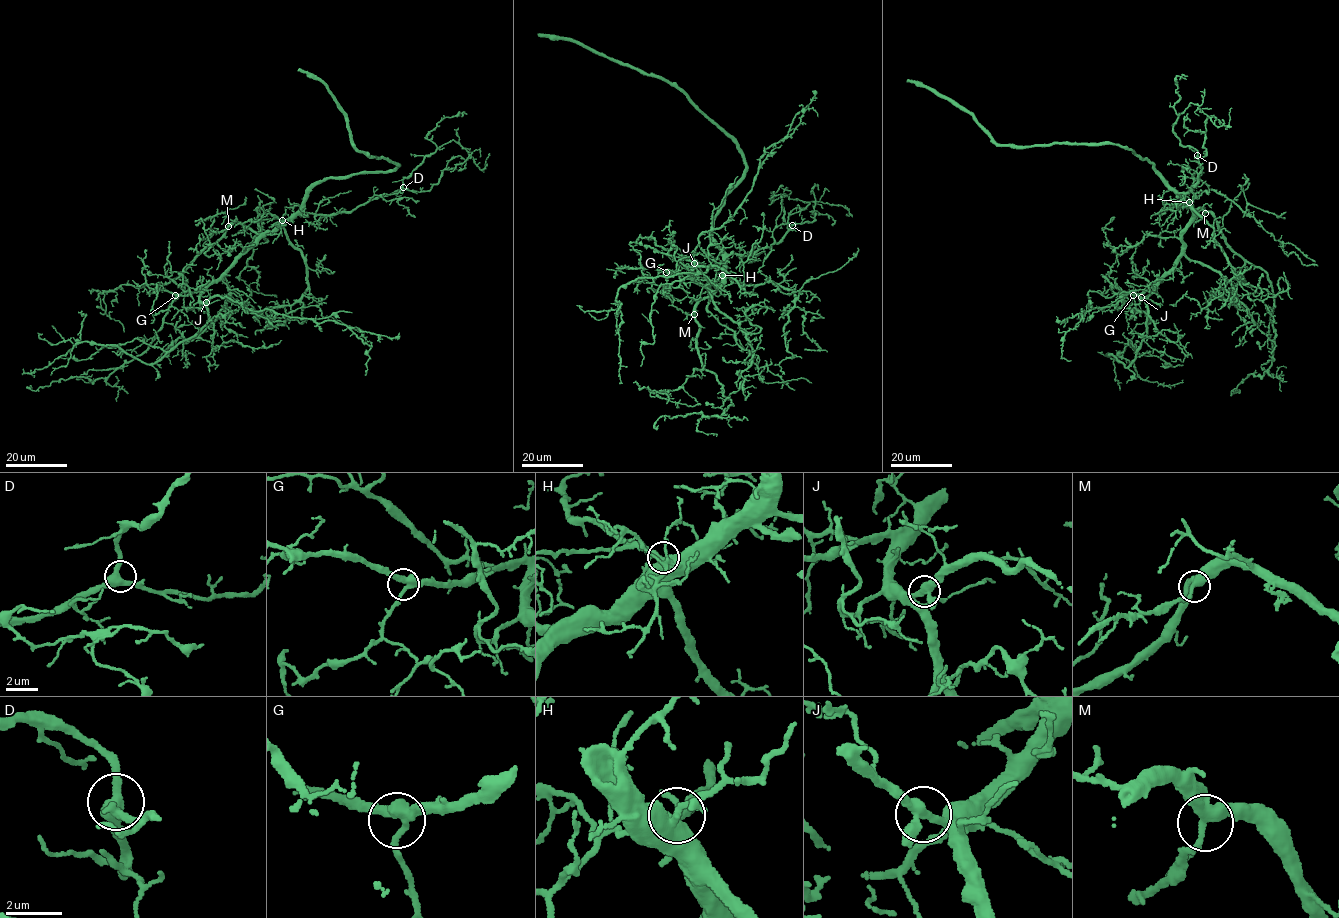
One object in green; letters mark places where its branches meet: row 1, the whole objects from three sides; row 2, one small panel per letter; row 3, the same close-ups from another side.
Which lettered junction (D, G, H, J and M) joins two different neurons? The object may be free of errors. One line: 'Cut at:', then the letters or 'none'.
Cut at: none

